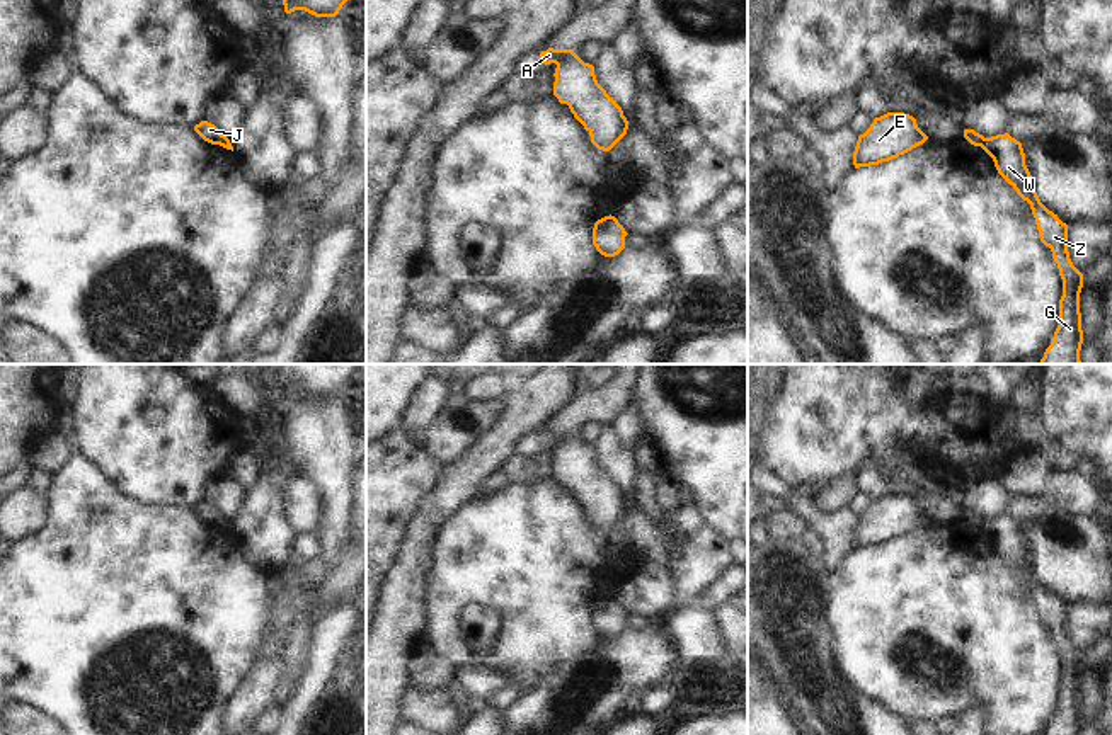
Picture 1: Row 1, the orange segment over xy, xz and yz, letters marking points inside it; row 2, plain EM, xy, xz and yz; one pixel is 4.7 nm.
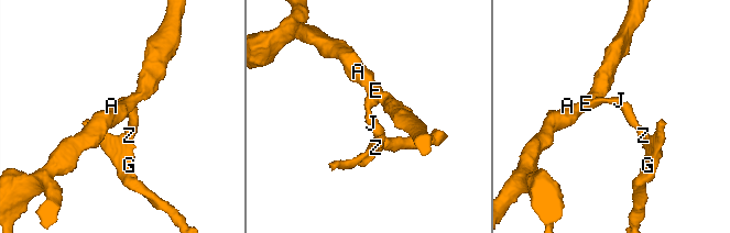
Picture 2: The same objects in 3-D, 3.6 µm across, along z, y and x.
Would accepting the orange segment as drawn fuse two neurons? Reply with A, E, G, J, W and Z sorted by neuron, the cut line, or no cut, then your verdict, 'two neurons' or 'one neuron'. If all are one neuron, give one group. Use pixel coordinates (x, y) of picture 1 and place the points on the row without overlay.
groups A E J / G W Z; cut yz (985, 519), (981, 528); two neurons

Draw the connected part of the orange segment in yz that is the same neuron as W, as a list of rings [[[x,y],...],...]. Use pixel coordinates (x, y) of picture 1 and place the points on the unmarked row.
[[[1008,514],[984,519],[981,527],[994,543],[998,555],[1030,585],[1040,623],[1051,630],[1063,660],[1059,706],[1044,735],[1080,735],[1083,725],[1080,674],[1083,655],[1073,647],[1068,633],[1068,606],[1039,580],[1025,546],[1022,524]]]

